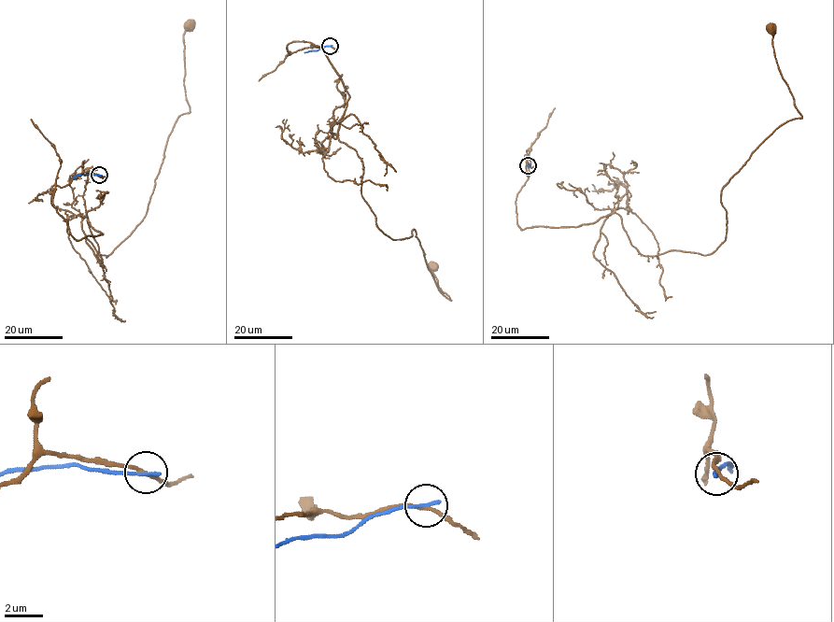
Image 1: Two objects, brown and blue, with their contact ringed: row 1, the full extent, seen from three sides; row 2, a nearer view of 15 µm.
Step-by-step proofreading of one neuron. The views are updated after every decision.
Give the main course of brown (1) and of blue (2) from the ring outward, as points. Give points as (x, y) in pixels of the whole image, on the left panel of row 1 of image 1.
1: (100, 175), (52, 199), (76, 239), (103, 233), (87, 219), (101, 260), (147, 213), (190, 111), (190, 25)
2: (100, 175), (77, 174), (73, 177)

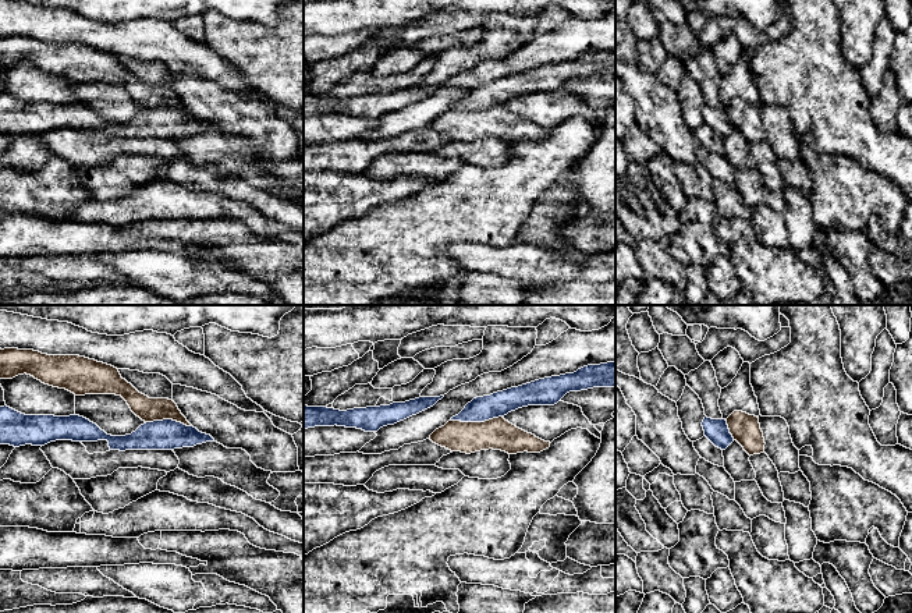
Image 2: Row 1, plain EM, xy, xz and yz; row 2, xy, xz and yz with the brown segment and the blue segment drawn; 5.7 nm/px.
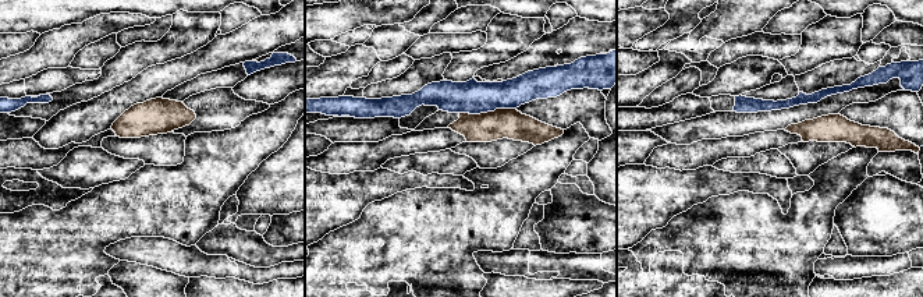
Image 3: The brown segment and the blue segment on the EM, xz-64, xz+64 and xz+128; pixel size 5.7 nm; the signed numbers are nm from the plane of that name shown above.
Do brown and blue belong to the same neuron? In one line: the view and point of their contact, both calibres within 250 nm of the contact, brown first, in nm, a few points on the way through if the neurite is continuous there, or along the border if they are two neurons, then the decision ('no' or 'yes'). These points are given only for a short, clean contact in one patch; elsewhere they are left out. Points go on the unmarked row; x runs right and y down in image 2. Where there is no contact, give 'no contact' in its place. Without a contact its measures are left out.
contact xz (476, 110); calibres 190 and 140 nm; border xz (503, 105), (483, 109), (450, 109); no

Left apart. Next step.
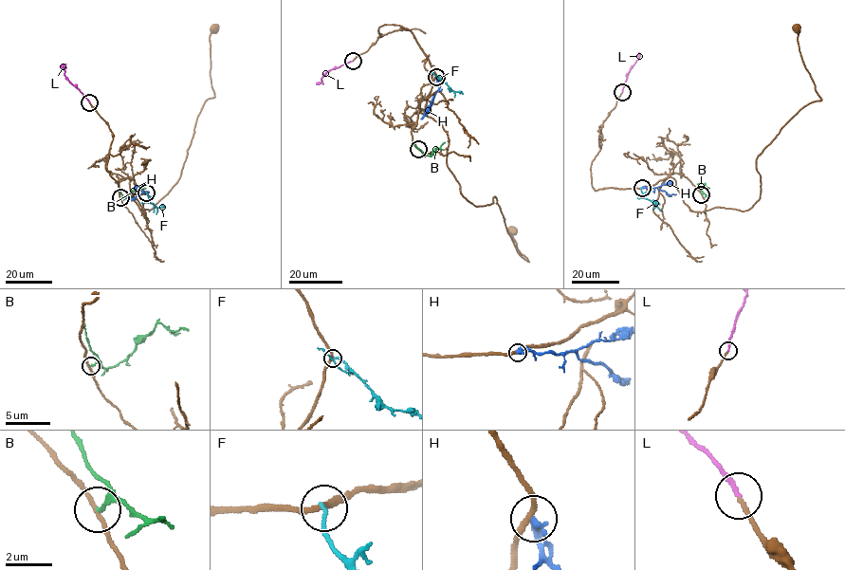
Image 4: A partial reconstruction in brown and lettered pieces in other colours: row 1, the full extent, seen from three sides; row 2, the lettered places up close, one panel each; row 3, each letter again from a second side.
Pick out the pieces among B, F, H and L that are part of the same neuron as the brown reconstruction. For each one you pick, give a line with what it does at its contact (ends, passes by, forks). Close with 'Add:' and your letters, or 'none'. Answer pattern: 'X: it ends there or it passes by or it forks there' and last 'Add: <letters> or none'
L: it ends there
Add: L

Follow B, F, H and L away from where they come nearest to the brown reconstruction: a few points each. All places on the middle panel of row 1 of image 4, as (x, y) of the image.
B: (418, 148), (430, 156), (445, 142)
F: (436, 76), (453, 91), (463, 93)
H: (435, 77), (440, 87), (421, 119)
L: (353, 61), (334, 67), (319, 82), (322, 82)

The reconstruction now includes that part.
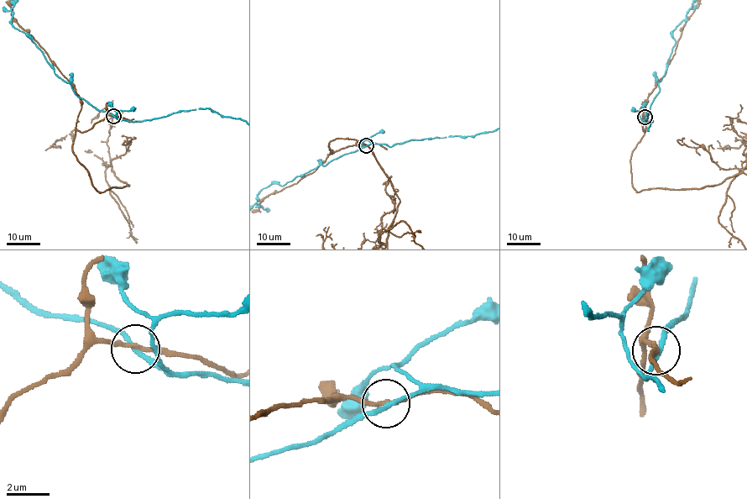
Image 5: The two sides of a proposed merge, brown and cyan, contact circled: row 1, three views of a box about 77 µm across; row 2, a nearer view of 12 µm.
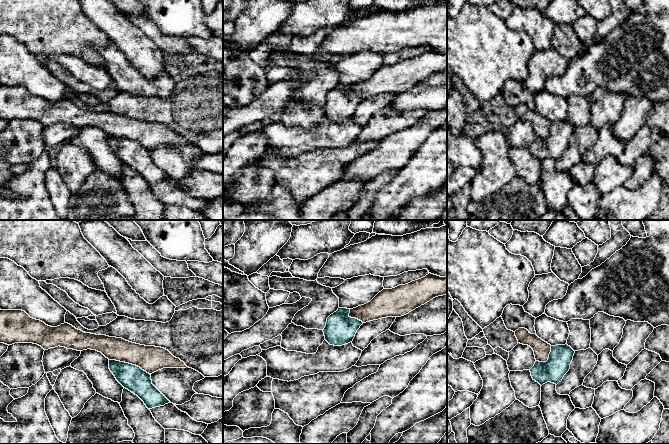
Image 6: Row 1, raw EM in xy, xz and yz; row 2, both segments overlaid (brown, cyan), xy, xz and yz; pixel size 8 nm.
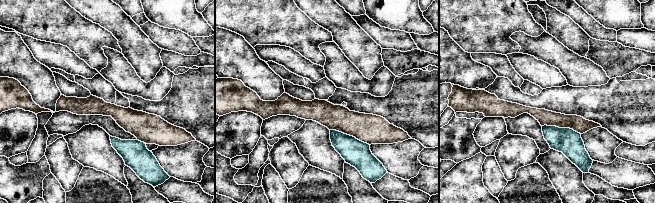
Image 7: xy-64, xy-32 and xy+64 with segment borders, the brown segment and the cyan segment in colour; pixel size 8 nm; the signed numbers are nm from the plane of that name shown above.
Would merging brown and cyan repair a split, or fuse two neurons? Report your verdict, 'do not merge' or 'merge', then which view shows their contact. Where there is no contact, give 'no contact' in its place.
do not merge; contact in xy

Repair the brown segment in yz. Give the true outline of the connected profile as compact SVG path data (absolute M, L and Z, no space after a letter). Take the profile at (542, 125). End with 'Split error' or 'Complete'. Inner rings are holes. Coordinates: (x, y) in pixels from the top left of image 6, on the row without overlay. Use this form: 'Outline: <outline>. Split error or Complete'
Outline: M519 104L515 107L518 119L530 122L535 131L536 137L546 138L551 128L551 121L543 117L536 110L531 110L525 104Z. Complete

